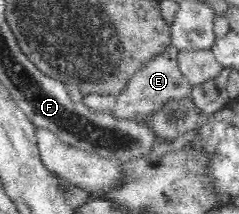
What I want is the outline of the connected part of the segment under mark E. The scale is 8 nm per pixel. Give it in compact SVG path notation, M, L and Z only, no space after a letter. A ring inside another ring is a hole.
M172 44L149 54L135 69L125 89L116 93L118 99L111 113L117 115L117 118L145 117L157 109L171 108L179 99L189 99L193 85L184 77L178 57L179 49Z

